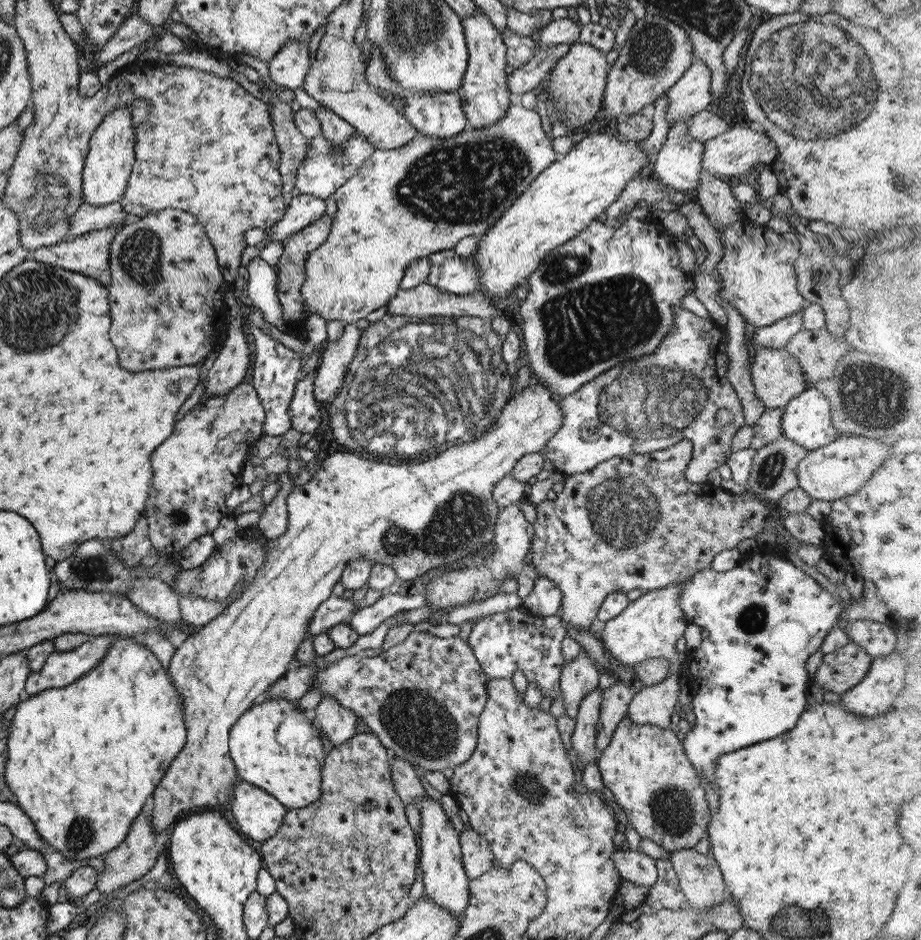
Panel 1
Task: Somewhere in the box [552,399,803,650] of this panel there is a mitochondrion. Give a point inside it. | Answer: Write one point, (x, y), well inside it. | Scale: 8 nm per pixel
(626, 505)

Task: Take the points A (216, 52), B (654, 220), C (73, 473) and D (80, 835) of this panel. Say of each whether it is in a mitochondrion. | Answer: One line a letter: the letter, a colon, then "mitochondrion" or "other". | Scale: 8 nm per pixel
A: other
B: other
C: other
D: mitochondrion

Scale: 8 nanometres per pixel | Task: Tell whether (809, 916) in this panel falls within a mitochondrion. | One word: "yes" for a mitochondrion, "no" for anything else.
yes

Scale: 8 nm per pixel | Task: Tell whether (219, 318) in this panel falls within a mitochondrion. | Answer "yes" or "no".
no

